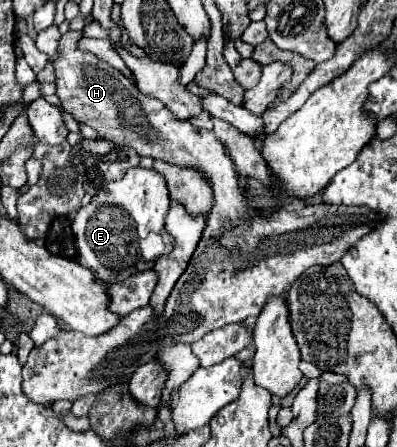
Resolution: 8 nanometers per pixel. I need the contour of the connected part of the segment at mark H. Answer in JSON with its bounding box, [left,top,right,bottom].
[23,31,379,405]

